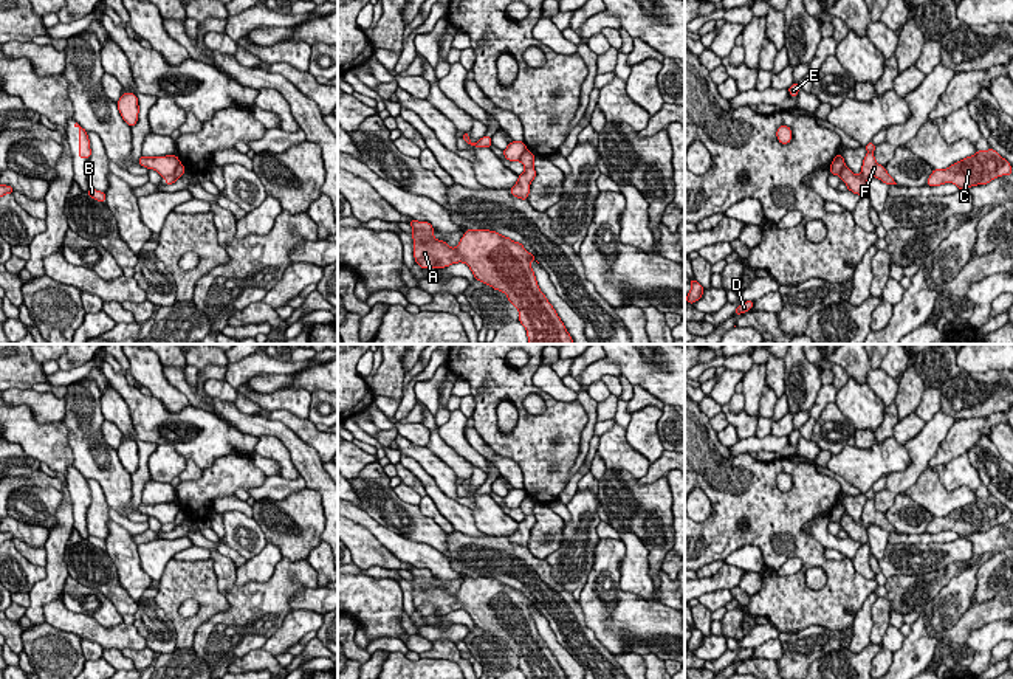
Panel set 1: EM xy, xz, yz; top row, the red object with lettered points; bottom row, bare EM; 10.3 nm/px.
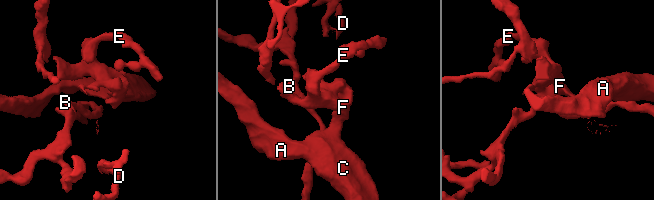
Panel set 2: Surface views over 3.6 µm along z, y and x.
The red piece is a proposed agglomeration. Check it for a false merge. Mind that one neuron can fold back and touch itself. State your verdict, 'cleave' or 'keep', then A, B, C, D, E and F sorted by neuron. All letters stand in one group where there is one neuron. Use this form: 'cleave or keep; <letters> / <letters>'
cleave; A B C F / D E

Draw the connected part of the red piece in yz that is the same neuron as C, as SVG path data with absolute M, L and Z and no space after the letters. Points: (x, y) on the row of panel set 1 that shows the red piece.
M994 149L977 150L946 169L934 169L928 177L926 186L956 184L960 191L971 186L987 184L991 180L1013 175L1011 164Z

